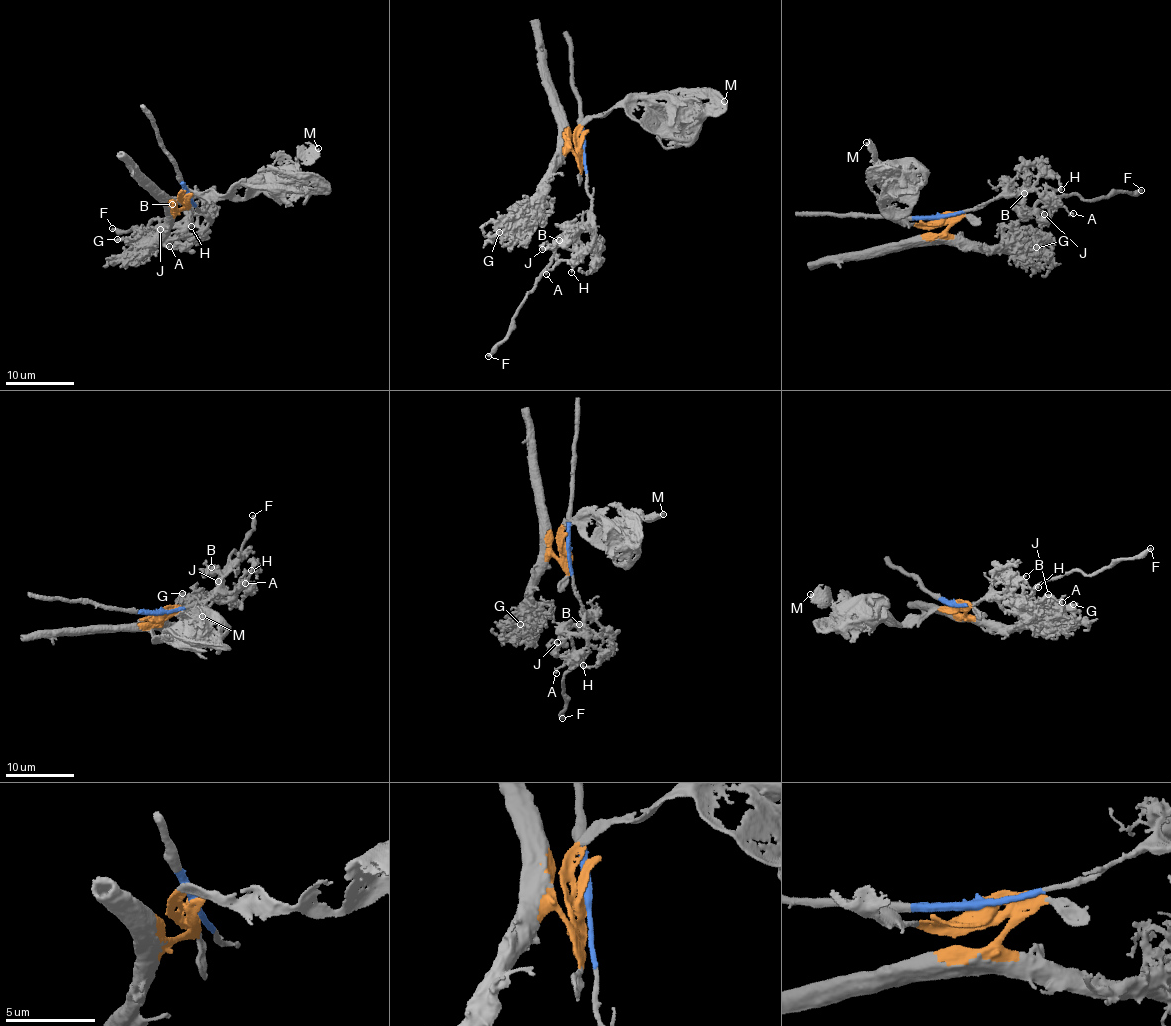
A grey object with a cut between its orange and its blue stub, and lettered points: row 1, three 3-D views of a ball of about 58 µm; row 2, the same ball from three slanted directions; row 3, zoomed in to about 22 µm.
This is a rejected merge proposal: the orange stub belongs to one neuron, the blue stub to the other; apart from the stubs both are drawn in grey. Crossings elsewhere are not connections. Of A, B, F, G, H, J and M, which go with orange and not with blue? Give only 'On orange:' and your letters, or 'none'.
On orange: G, M

